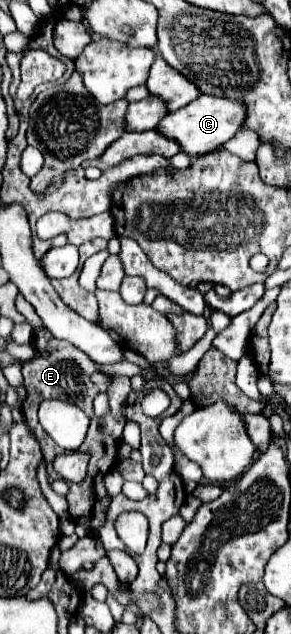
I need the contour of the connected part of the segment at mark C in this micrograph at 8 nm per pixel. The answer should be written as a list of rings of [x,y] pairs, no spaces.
[[[200,95],[190,105],[168,113],[160,123],[158,131],[162,131],[166,137],[180,143],[184,153],[196,155],[204,151],[212,151],[216,147],[222,147],[228,139],[232,139],[246,121],[246,105],[242,101],[230,101],[226,97],[212,97],[212,95]]]

